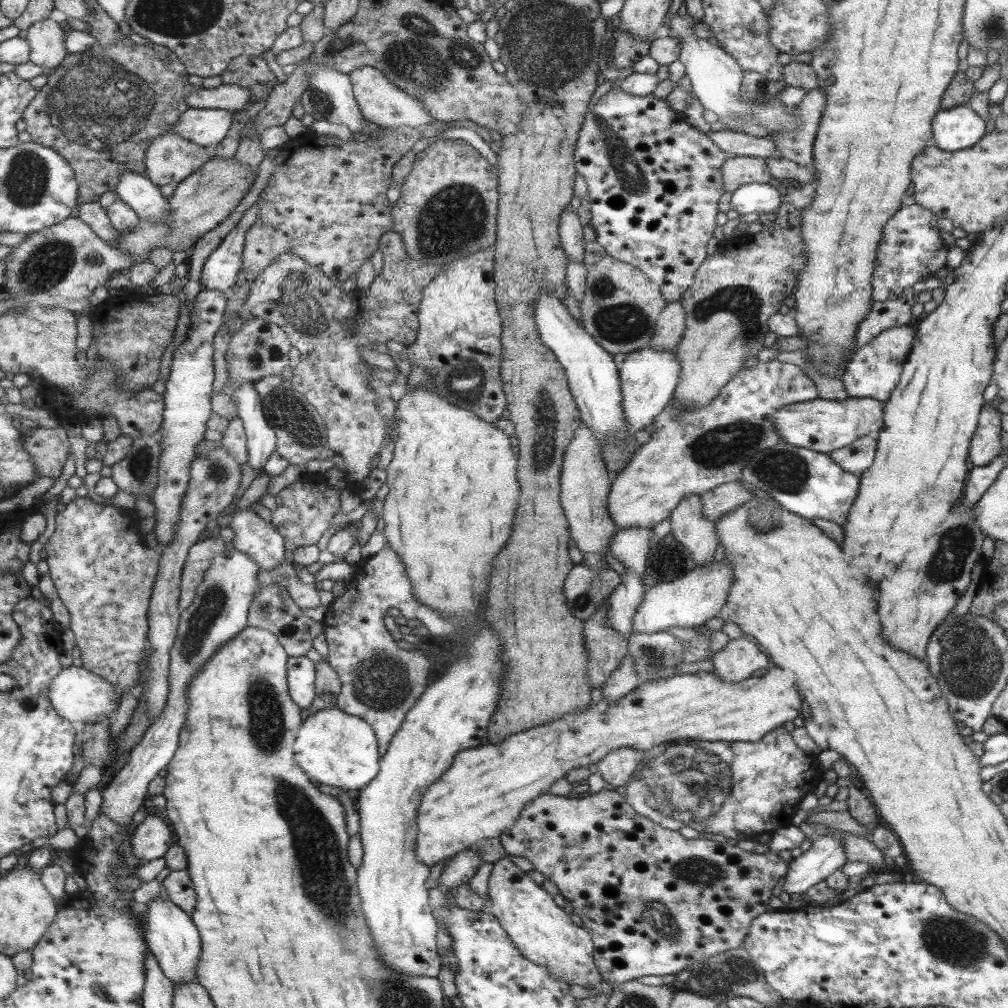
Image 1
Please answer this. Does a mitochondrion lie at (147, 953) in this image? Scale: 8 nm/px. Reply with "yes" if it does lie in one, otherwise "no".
no

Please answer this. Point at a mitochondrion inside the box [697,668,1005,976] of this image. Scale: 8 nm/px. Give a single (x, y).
(954, 942)

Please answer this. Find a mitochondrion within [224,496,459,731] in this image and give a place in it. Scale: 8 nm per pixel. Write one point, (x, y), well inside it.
(381, 684)

